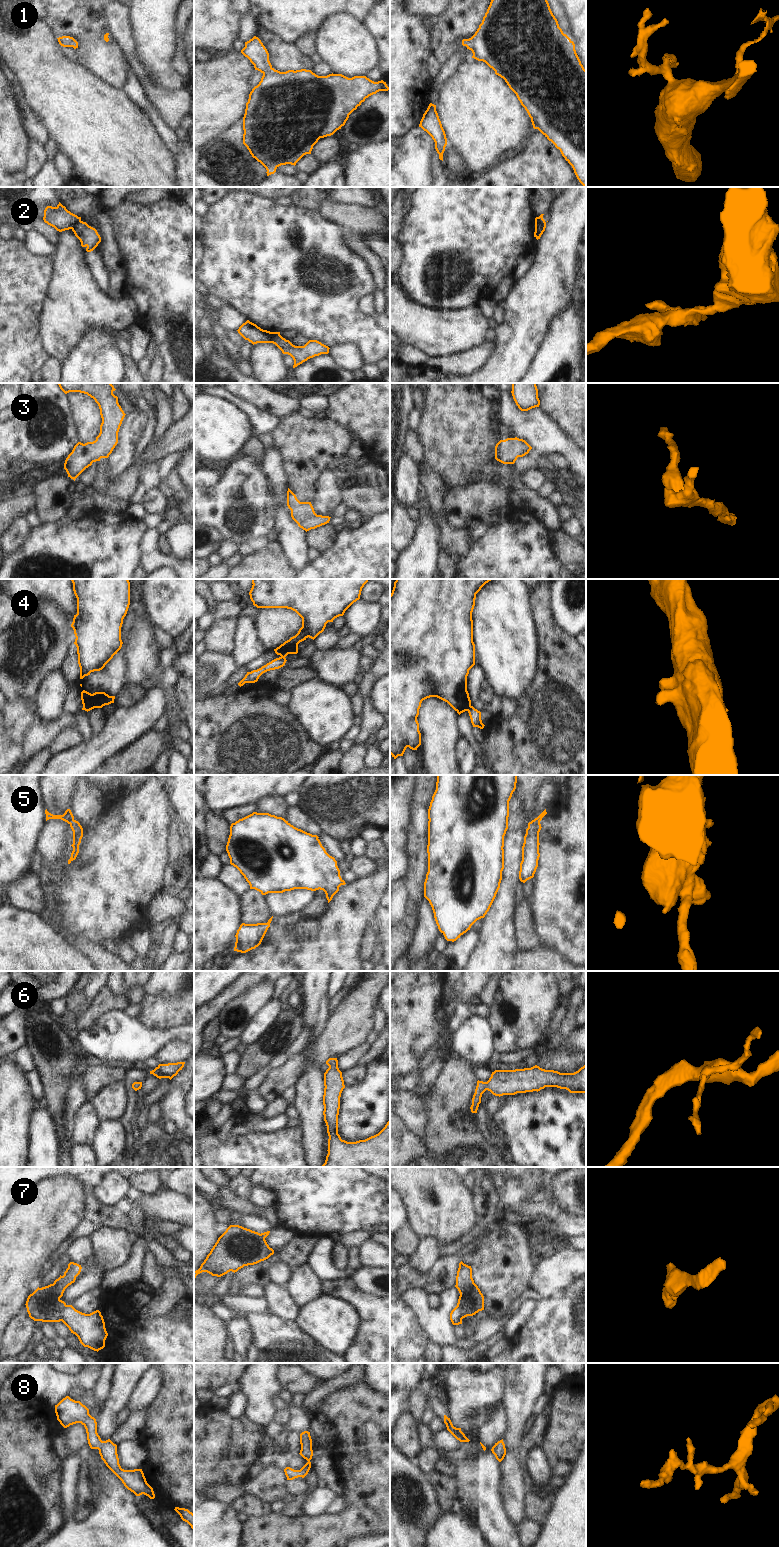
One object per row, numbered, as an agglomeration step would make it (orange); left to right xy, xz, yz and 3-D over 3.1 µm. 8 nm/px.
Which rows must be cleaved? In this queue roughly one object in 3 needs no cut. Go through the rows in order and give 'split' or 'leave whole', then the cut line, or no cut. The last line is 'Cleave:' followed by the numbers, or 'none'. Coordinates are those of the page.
1: leave whole | no cut
2: split | xz (271, 332), (272, 342)
3: leave whole | no cut
4: split | yz (470, 705), (467, 710)
5: leave whole | no cut
6: leave whole | no cut
7: split | xy (66, 1305), (60, 1312), (61, 1320)
8: leave whole | no cut
Cleave: 2, 4, 7

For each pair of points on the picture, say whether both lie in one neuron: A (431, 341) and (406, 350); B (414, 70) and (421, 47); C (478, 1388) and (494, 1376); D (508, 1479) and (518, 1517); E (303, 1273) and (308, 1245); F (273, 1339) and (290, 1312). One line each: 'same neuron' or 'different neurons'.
A: different neurons
B: same neuron
C: same neuron
D: same neuron
E: different neurons
F: different neurons

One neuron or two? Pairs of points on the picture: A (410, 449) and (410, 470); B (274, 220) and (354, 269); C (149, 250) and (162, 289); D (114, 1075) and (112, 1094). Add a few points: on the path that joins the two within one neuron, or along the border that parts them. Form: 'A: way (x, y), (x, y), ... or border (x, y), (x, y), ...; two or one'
A: border (404, 453), (417, 463); two
B: way (294, 218), (300, 218), (334, 252); one
C: way (156, 260), (159, 279); one
D: border (123, 1083), (110, 1083), (93, 1096); two

